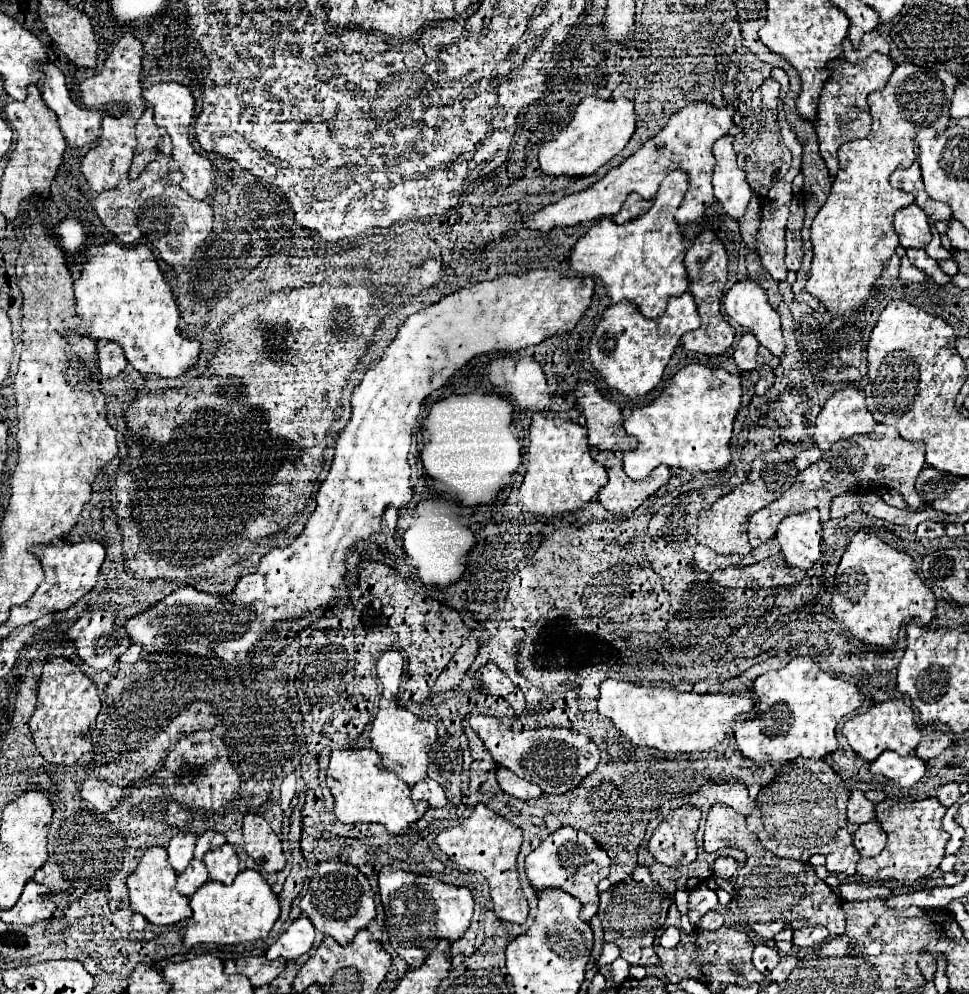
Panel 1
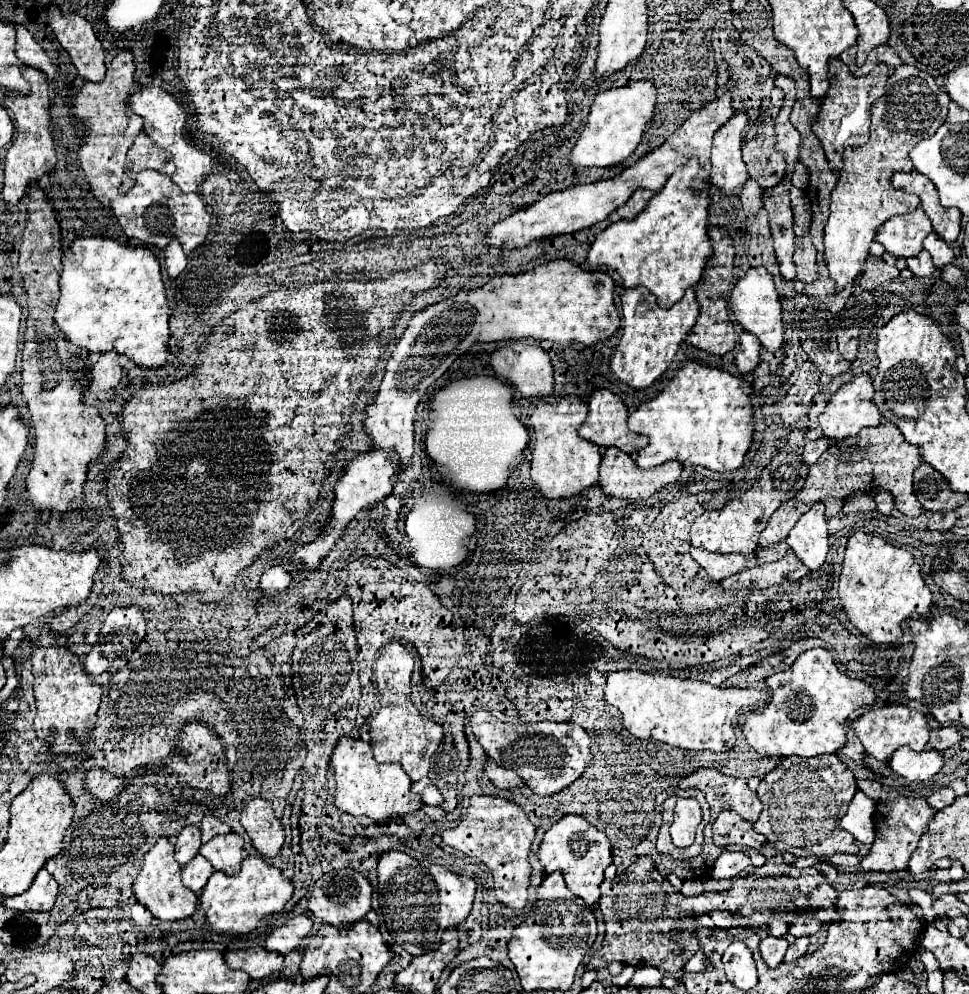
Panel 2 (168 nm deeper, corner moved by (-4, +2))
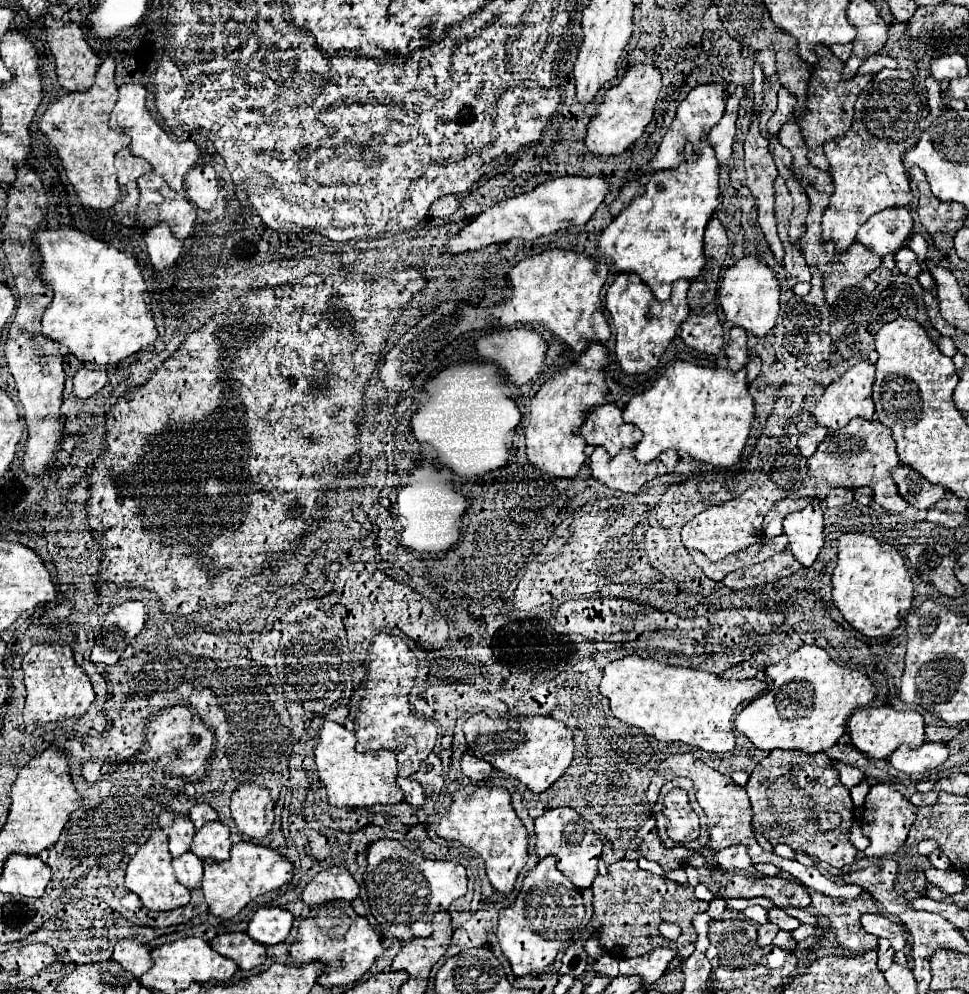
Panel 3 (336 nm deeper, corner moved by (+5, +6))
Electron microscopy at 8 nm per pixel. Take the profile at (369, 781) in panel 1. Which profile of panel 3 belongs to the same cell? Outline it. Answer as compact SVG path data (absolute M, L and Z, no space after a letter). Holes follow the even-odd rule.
M325 722L319 732L319 744L315 748L315 762L319 778L327 790L331 806L341 808L365 808L375 804L397 804L403 802L403 790L395 784L397 760L389 750L375 754L359 754L355 750L357 738L351 730L337 722Z

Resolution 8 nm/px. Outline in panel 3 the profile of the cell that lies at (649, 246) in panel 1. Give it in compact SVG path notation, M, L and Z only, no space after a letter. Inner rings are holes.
M703 138L699 156L687 142L685 162L675 170L661 170L651 176L645 194L635 198L599 236L597 248L613 258L619 272L637 274L659 302L671 298L671 284L679 278L697 278L705 266L703 232L719 200L719 166L713 148Z

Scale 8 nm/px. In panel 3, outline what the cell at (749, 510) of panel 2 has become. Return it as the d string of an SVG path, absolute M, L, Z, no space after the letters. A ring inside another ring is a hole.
M763 478L761 482L747 488L739 498L733 498L733 500L719 504L719 506L711 506L707 510L699 512L697 516L693 516L681 530L683 544L689 550L695 548L695 550L703 552L709 560L721 560L727 554L745 550L759 540L763 516L769 512L769 508L777 500L783 500L781 498L781 486L777 486L769 478Z

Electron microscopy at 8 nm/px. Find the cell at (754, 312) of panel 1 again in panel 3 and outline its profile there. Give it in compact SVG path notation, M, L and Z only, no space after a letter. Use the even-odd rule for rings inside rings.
M745 256L725 272L719 288L719 304L725 312L727 322L745 328L753 336L763 338L775 326L779 314L779 282L765 262L755 256Z

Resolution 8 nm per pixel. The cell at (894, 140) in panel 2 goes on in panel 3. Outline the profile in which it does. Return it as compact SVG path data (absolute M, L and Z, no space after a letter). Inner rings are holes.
M907 70L877 72L855 102L853 126L843 138L823 146L831 166L833 194L823 212L823 244L833 244L833 254L841 256L855 242L859 226L887 206L907 206L913 200L903 154L915 146L927 128L929 104L925 78L915 78Z

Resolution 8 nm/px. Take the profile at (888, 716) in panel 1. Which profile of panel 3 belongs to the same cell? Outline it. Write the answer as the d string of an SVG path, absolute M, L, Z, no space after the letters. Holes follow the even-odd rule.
M891 706L879 708L861 708L849 716L847 730L851 734L851 742L857 750L865 752L869 758L889 758L893 750L901 744L909 748L919 748L925 742L925 722L919 712L913 710L895 710Z

